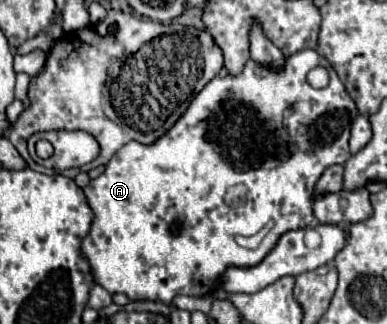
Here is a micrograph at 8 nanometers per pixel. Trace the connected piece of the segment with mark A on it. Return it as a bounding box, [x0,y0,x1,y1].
[81,49,357,303]

